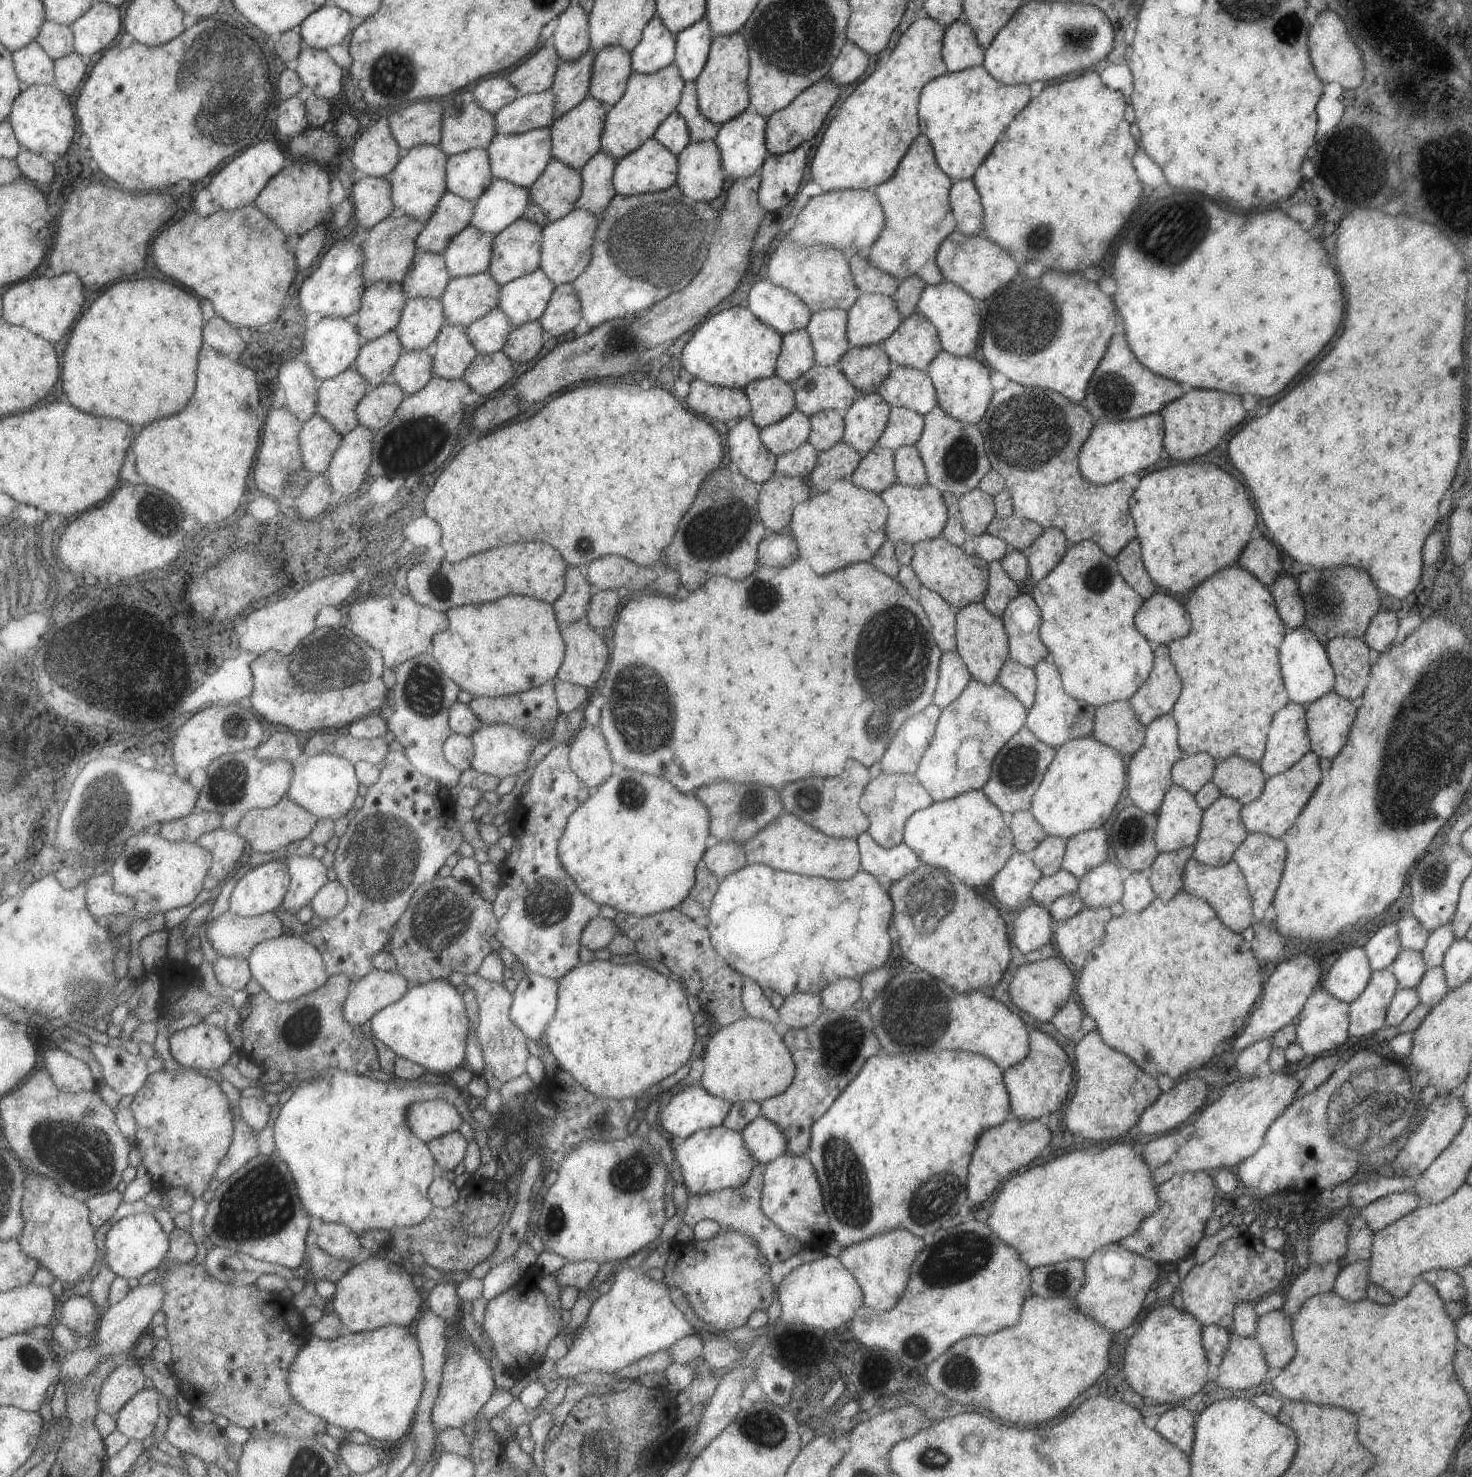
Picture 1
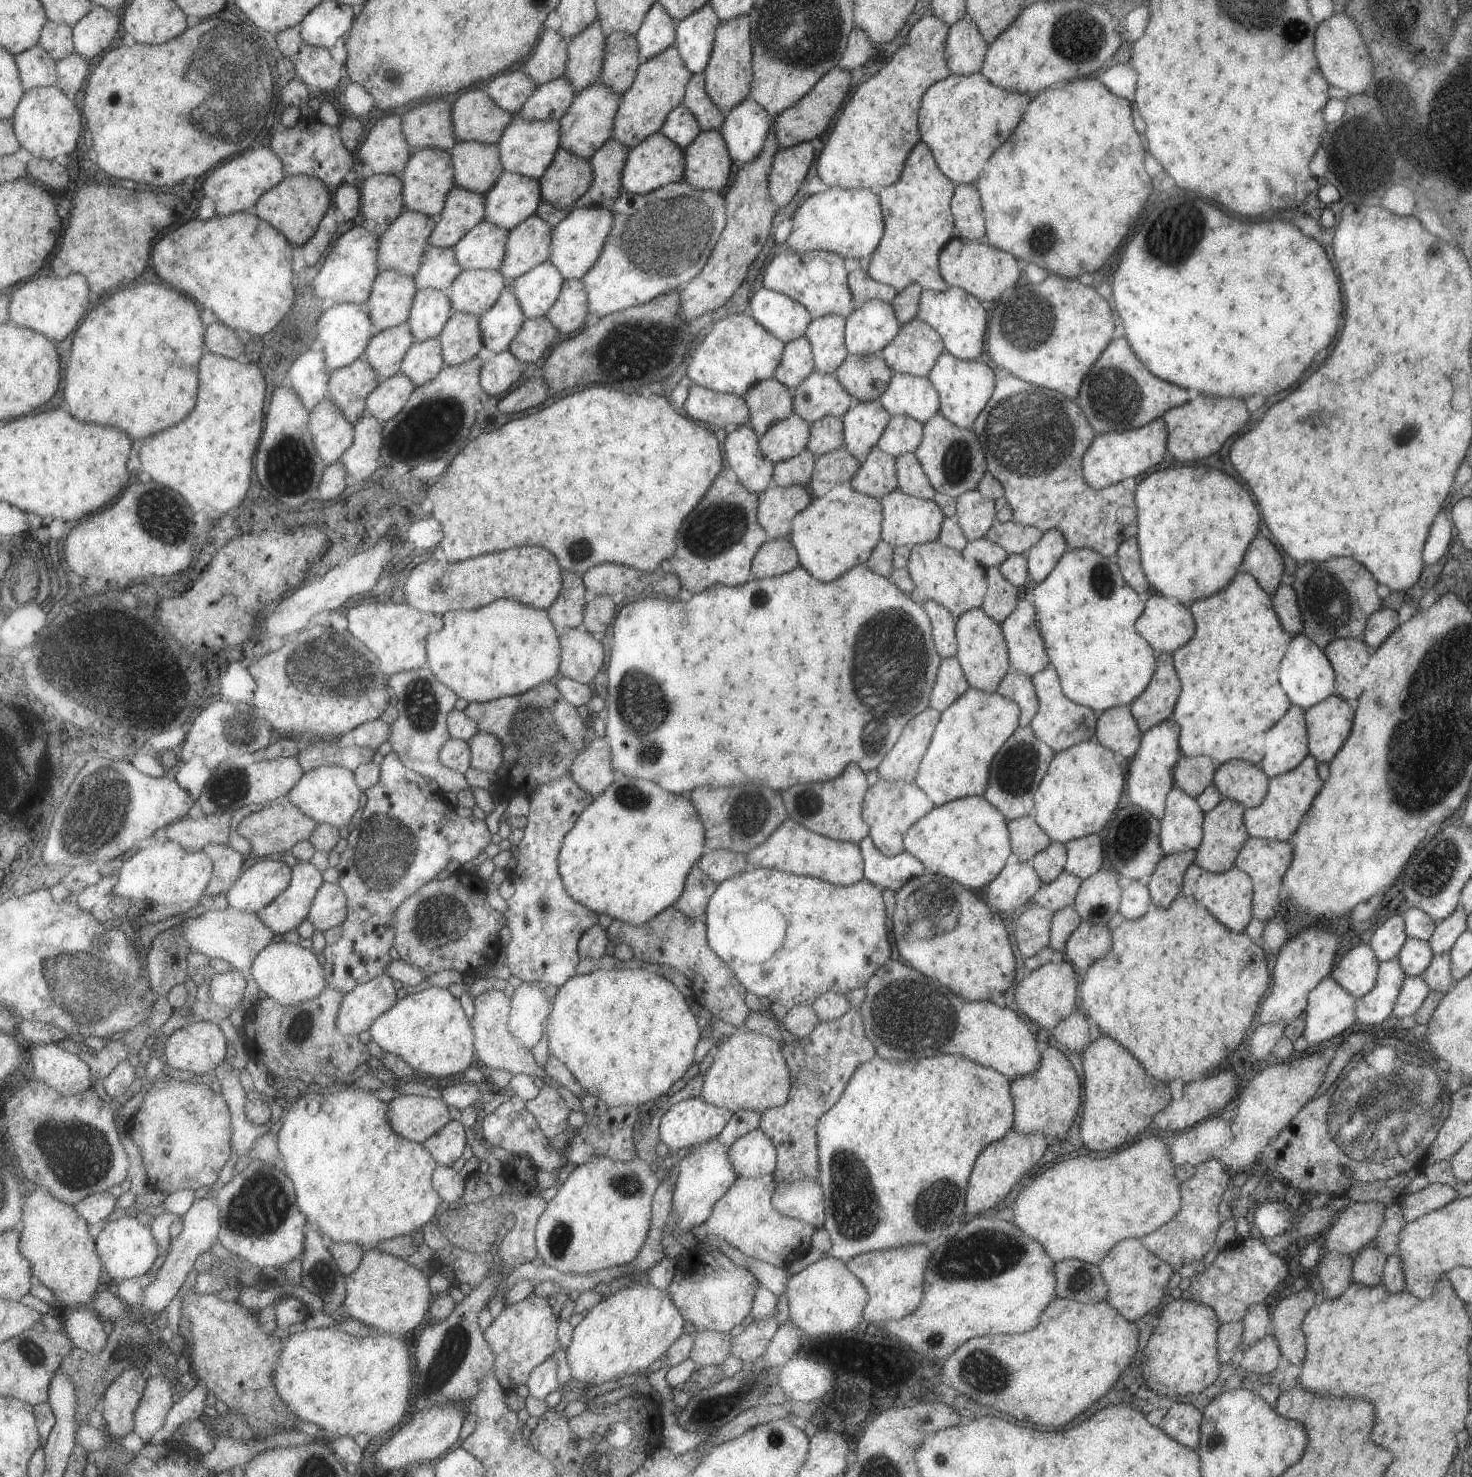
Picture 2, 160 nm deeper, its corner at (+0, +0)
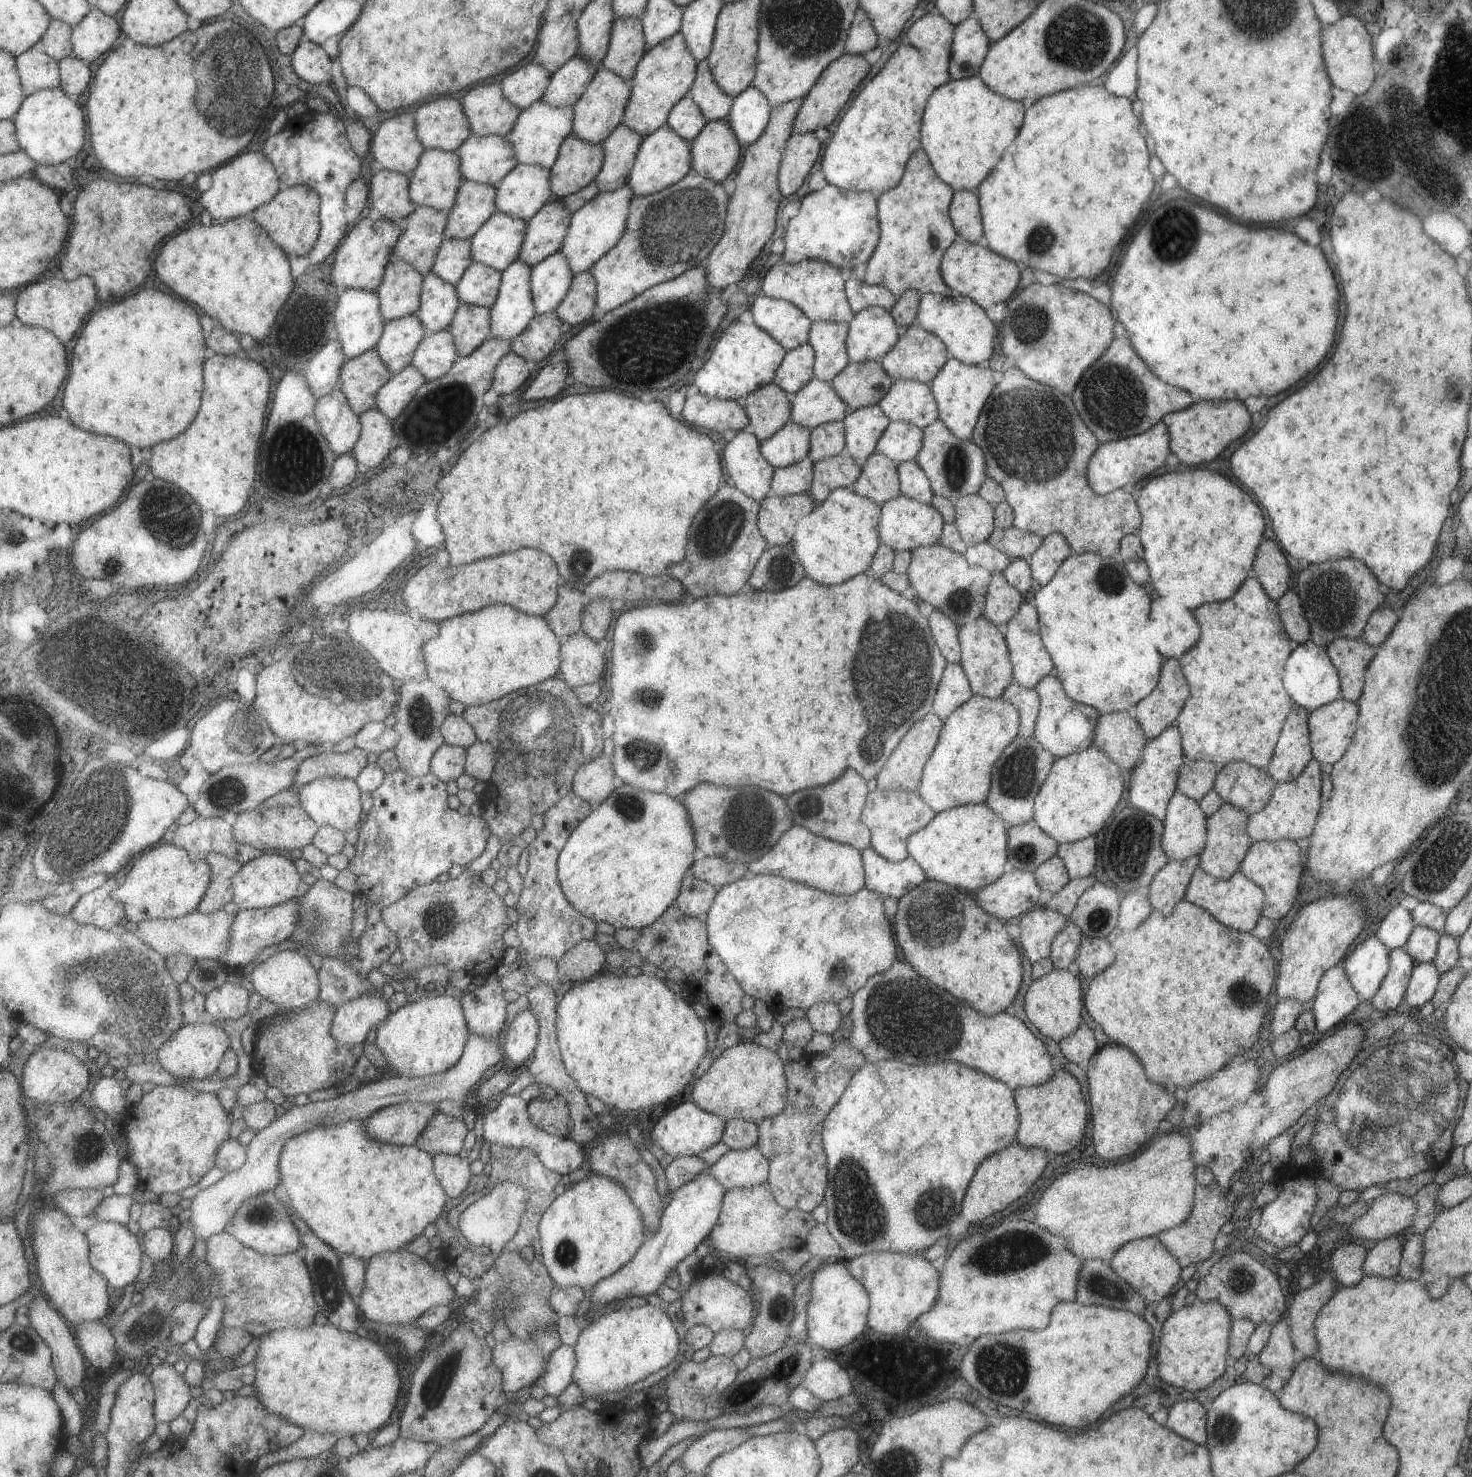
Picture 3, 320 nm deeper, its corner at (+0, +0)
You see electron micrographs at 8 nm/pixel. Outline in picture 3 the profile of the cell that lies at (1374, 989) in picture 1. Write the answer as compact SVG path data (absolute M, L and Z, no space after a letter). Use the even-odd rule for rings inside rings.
M1404 946L1391 949L1389 956L1387 972L1378 991L1369 1000L1373 1008L1386 1013L1396 1010L1400 1000L1404 998L1412 968L1415 966Z

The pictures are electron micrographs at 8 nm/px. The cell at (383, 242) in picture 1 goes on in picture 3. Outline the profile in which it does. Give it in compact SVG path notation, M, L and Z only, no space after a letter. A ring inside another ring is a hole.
M419 206L410 214L408 225L394 248L393 257L409 262L426 277L432 272L446 239L444 234L449 219L445 211Z

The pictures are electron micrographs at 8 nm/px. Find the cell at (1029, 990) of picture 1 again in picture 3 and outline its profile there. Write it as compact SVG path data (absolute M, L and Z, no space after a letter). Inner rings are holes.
M1055 968L1028 986L1024 998L1024 1009L1029 1022L1047 1038L1058 1042L1073 1033L1076 1028L1087 1020L1084 1013L1083 993L1079 979L1066 970Z

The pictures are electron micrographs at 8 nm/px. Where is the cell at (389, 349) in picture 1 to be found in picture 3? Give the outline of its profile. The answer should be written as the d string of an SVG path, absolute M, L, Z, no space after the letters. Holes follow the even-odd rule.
M417 315L386 321L383 336L376 346L383 362L393 374L412 365L417 347L429 334Z

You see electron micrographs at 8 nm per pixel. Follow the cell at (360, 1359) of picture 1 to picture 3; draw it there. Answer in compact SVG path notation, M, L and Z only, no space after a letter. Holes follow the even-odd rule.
M329 1324L313 1325L310 1327L287 1327L283 1330L269 1331L260 1337L260 1345L257 1351L254 1369L254 1382L253 1387L258 1393L258 1399L264 1404L264 1407L273 1415L279 1415L287 1420L295 1423L297 1426L303 1427L306 1432L319 1432L319 1433L334 1433L337 1436L355 1434L375 1434L377 1431L385 1427L385 1424L389 1422L389 1418L393 1416L395 1408L397 1408L397 1400L399 1400L399 1394L401 1394L401 1376L399 1376L399 1364L395 1362L392 1354L389 1352L388 1347L383 1347L383 1343L374 1338L361 1338L356 1333L350 1333L349 1331L341 1330L335 1325Z

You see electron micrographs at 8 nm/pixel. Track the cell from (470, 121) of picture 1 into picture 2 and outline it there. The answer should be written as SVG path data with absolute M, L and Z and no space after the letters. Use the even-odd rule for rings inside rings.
M482 88L469 90L469 94L455 100L453 118L459 142L493 144L500 141L501 133L511 124L513 116L501 110Z

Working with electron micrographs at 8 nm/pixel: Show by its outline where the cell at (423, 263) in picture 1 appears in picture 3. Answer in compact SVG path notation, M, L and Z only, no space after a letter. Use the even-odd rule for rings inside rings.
M445 239L432 272L457 286L471 263L470 239Z

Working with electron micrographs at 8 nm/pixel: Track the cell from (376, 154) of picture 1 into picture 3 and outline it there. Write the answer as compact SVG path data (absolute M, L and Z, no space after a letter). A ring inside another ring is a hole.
M406 112L380 124L372 140L371 158L377 168L410 176L426 150L418 135L416 116Z

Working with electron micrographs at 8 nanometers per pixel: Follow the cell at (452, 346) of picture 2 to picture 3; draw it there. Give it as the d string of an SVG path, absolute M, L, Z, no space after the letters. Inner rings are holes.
M461 303L450 330L456 338L461 357L468 357L475 349L483 345L491 337L491 310L487 307Z

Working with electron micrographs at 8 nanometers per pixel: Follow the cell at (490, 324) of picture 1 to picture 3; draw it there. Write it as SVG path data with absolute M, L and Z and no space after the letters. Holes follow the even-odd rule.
M516 259L508 266L507 269L500 271L500 290L499 296L496 298L495 304L490 306L491 310L491 336L500 339L512 340L523 333L528 328L528 322L532 320L533 315L536 313L532 301L532 291L529 286L531 281L531 267L525 262Z

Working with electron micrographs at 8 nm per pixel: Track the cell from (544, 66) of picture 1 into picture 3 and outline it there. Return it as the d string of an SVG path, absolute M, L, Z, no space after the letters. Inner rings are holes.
M565 11L558 20L543 21L537 37L533 62L553 74L578 52L577 17Z

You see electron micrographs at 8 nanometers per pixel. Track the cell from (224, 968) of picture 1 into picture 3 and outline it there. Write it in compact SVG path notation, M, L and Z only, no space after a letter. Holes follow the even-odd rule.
M225 983L206 997L206 1015L212 1020L239 1020L249 1012L250 991L243 986Z

